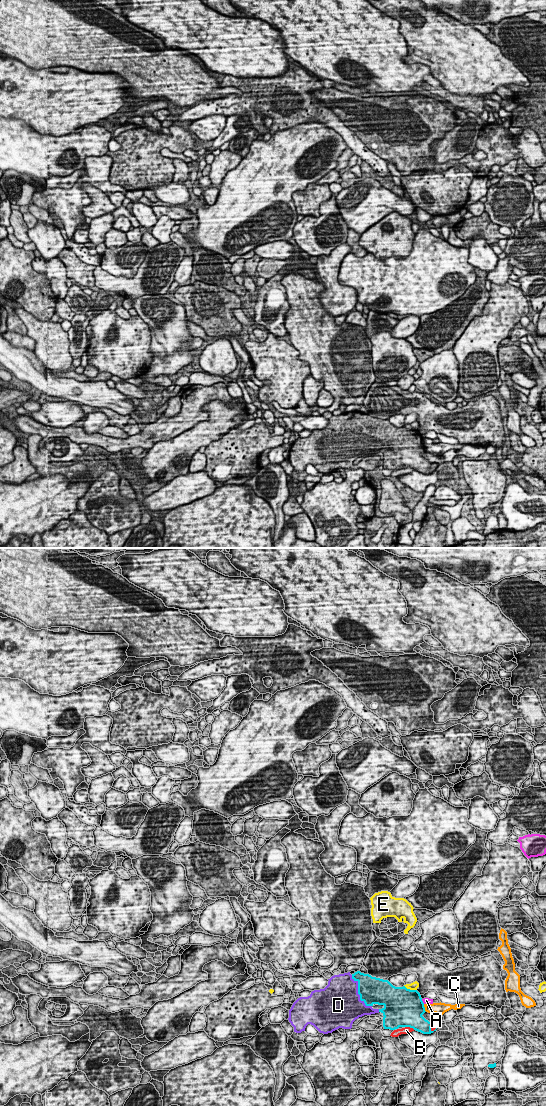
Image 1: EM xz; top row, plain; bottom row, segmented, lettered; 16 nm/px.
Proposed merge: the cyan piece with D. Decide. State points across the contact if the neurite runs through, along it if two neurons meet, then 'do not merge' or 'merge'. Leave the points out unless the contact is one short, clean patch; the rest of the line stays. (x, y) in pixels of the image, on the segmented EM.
merge

